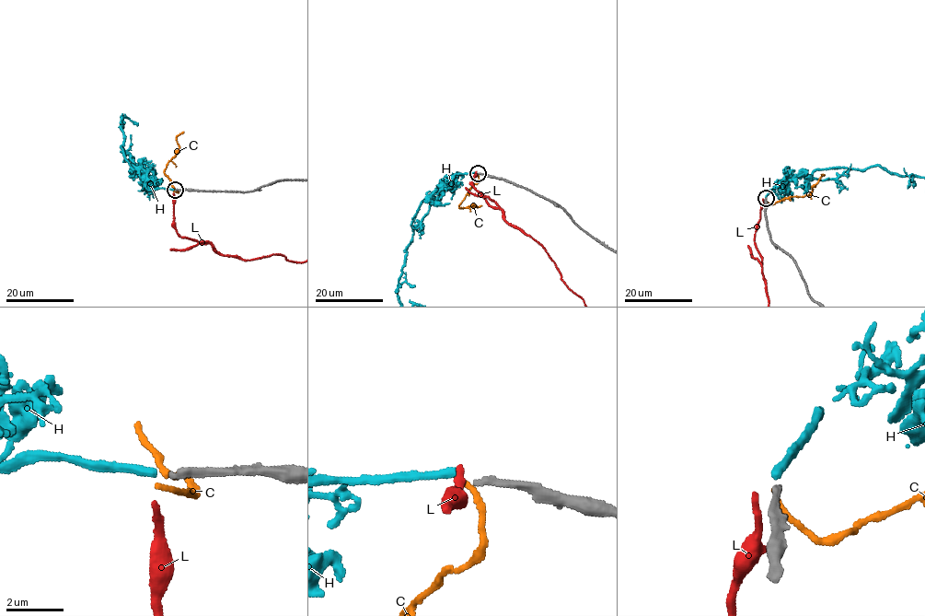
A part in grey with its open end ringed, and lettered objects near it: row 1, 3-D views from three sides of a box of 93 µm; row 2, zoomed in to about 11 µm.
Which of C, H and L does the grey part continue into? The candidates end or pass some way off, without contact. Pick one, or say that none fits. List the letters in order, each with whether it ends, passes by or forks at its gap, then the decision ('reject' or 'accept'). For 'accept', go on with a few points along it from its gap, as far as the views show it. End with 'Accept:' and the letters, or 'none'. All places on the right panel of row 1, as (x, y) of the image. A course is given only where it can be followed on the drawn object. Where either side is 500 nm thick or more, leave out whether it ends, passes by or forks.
C: it ends | reject
H: it ends | reject
L: it ends | reject
Accept: none

